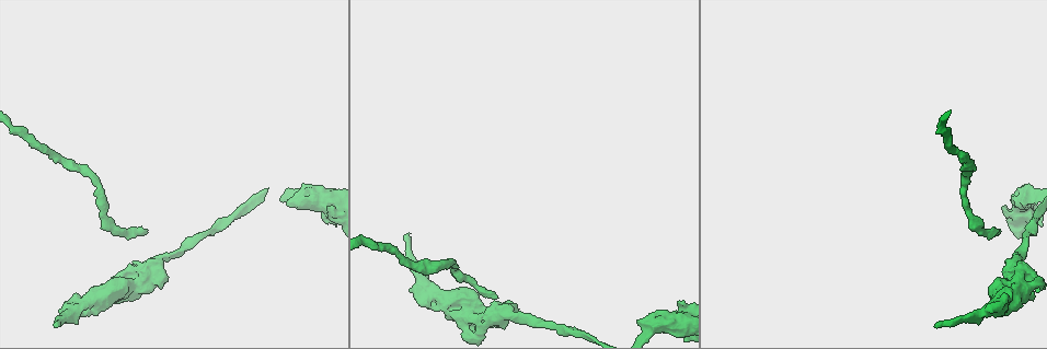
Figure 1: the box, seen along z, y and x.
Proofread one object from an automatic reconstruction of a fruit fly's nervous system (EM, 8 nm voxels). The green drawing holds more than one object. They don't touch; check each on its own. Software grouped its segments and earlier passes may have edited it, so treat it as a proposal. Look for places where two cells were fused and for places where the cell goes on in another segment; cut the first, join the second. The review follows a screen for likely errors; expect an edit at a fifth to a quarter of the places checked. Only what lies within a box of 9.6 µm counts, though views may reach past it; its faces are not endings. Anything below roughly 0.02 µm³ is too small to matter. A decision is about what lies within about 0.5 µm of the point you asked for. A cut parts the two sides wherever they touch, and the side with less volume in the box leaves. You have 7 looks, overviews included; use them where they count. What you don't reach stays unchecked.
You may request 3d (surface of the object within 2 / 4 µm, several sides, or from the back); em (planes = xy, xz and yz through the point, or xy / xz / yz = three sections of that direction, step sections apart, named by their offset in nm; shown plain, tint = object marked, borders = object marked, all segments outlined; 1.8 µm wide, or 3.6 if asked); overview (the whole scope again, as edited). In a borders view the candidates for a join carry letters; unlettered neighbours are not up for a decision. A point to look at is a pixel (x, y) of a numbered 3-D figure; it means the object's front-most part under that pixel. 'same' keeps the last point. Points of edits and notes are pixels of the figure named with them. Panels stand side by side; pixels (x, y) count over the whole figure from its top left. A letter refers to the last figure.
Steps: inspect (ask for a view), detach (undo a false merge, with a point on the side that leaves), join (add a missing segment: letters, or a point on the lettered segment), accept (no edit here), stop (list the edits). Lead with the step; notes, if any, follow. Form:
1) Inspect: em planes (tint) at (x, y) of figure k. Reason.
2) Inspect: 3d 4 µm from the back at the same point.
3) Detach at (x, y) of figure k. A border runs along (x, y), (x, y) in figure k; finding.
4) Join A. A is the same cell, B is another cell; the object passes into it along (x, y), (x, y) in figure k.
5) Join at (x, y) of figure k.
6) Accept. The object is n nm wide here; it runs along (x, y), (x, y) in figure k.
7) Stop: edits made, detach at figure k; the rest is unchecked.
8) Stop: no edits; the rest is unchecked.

Inspect: em planes (borders) at (405, 235) of figure 1. Free end.

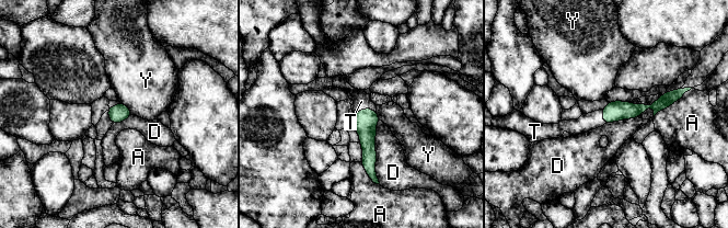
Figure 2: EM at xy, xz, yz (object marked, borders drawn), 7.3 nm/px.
Join T. The object is 120 nm wide here; T is the same cell, A, D and Y are other cells; the object passes into it along (366, 121), (365, 110), (361, 101) in figure 2; the cell continues.

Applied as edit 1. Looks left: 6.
Inspect: em 3.6 µm planes (borders) at (459, 312) of figure 1. Calibre changes.

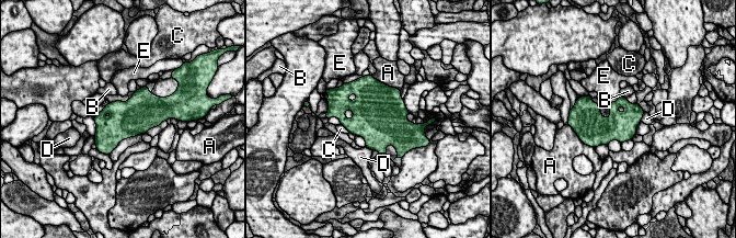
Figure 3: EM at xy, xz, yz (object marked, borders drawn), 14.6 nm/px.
Accept. The object is 460 nm wide here; the longest contact is with A, 260 nm; A, B, C, D and E are other cells; one cell here.

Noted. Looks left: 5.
Inspect: 3d 2 µm at (147, 230) of figure 1. Branch stops here.

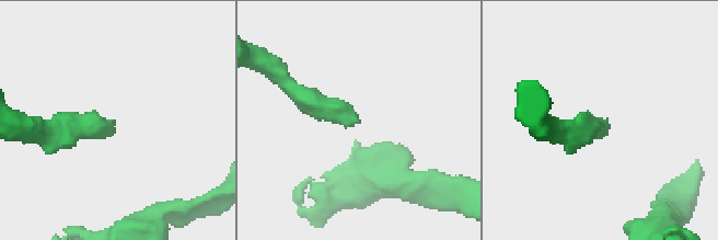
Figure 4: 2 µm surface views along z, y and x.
Inspect: em planes (borders) at (112, 123) of figure 4.

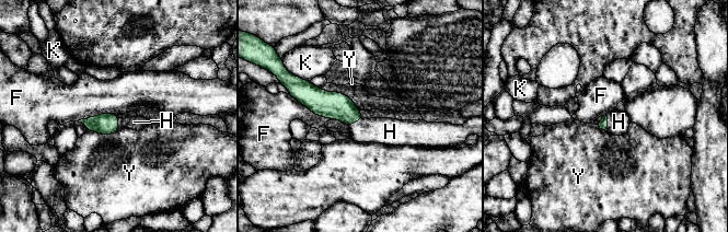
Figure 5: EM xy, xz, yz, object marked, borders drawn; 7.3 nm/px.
Join H. H is the same cell, F, K and Y are other cells; the object passes into it along (602, 125), (607, 124), (619, 122) in figure 5; it goes on there.

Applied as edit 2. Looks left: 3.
Stop: edits made, join at figure 2, join at figure 5; the rest is unchecked.

